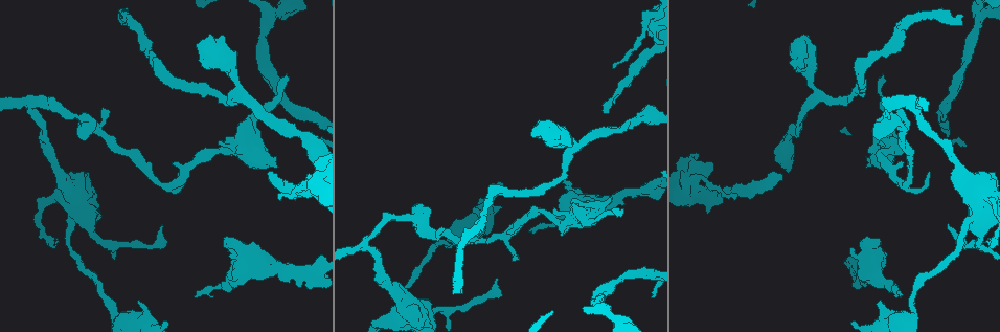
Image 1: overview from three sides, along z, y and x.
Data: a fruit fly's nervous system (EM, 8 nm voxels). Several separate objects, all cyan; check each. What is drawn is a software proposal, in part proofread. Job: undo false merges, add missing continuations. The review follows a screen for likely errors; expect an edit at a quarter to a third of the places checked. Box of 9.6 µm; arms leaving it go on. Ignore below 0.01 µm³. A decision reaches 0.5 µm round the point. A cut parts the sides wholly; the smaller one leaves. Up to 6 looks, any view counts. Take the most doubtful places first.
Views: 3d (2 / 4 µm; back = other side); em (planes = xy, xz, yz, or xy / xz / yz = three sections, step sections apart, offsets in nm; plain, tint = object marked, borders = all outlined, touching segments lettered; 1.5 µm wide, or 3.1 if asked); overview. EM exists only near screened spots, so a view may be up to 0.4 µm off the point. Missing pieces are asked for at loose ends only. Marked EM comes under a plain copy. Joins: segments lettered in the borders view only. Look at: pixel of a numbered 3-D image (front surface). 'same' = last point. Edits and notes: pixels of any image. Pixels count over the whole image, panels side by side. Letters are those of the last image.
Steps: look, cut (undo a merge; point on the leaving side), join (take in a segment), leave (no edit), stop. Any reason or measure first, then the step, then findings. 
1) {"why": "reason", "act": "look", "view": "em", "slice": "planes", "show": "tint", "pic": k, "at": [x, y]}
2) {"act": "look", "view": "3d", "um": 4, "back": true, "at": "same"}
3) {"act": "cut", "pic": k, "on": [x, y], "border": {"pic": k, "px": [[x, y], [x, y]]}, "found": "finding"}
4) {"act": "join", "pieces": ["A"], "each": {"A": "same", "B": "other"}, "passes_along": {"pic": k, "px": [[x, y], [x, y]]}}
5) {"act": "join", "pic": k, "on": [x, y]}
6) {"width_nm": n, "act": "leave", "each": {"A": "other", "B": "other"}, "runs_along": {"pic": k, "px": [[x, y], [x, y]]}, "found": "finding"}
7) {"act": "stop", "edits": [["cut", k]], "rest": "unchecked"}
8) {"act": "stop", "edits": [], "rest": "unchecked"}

{"why": "long arm stops here", "act": "look", "view": "em", "slice": "planes", "show": "borders", "pic": 1, "at": [126, 23]}

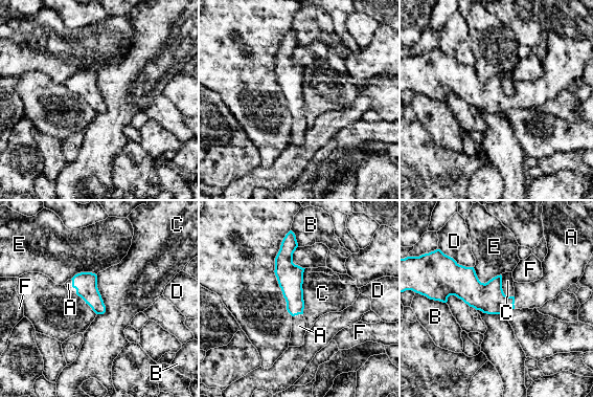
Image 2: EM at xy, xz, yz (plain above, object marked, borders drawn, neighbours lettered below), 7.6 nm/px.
{"act": "join", "pieces": ["A"], "each": {"A": "same", "B": "other", "C": "other", "D": "other", "E": "other", "F": "other"}, "passes_along": {"pic": 2, "px": [[86, 283], [72, 286], [68, 284]]}, "found": "it goes on there"}

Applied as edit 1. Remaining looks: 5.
{"why": "calibre changes", "act": "look", "view": "3d", "um": 4, "pic": 1, "at": [968, 220]}

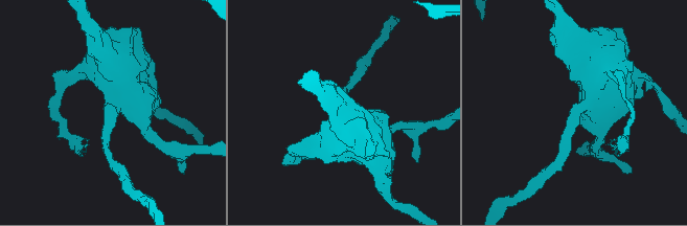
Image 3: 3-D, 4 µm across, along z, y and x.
{"why": "shape alone is not enough", "act": "look", "view": "em", "slice": "planes", "show": "borders", "pic": 3, "at": [112, 106]}

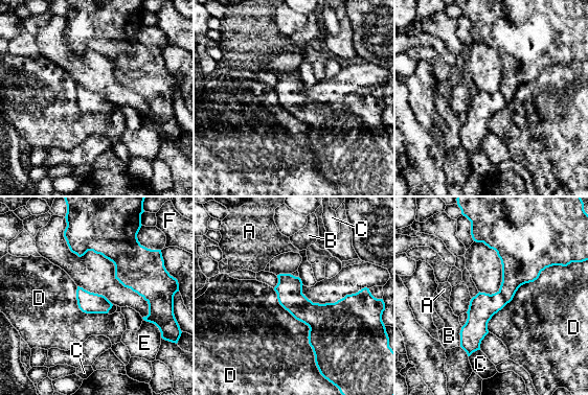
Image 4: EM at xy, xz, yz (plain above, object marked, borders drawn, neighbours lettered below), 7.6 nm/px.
{"longest_contact_nm": ["D", 750], "act": "leave", "each": {"A": "other", "B": "other", "C": "other", "D": "other", "E": "other", "F": "other"}, "runs_along": {"pic": 4, "px": [[490, 234], [510, 285], [469, 351]]}, "found": "one neuron here"}

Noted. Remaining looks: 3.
{"why": "an open end", "act": "look", "view": "em", "slice": "yz", "step": 4, "show": "borders", "pic": 1, "at": [623, 210]}

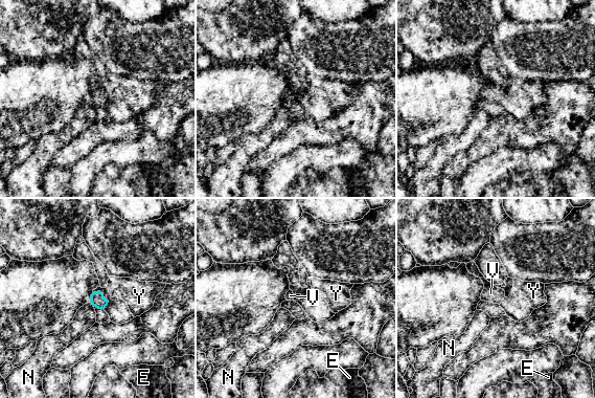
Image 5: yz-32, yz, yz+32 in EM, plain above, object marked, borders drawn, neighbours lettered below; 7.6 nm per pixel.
{"why": "another direction", "act": "look", "view": "em", "slice": "planes", "show": "borders", "at": "same"}

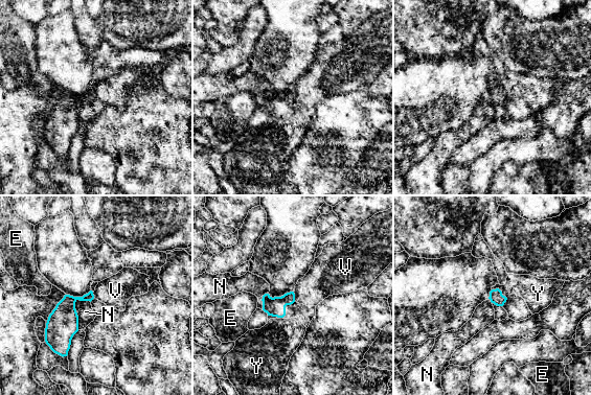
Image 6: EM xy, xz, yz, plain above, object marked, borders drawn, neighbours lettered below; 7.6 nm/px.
{"act": "leave", "each": {"E": "other", "N": "other", "V": "other", "Y": "other"}, "border": {"pic": 6, "px": [[293, 292], [295, 300]]}, "found": "no lettered segment goes on from it"}

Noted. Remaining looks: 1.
{"act": "stop", "edits": [["join", 2]], "rest": "unchecked"}

